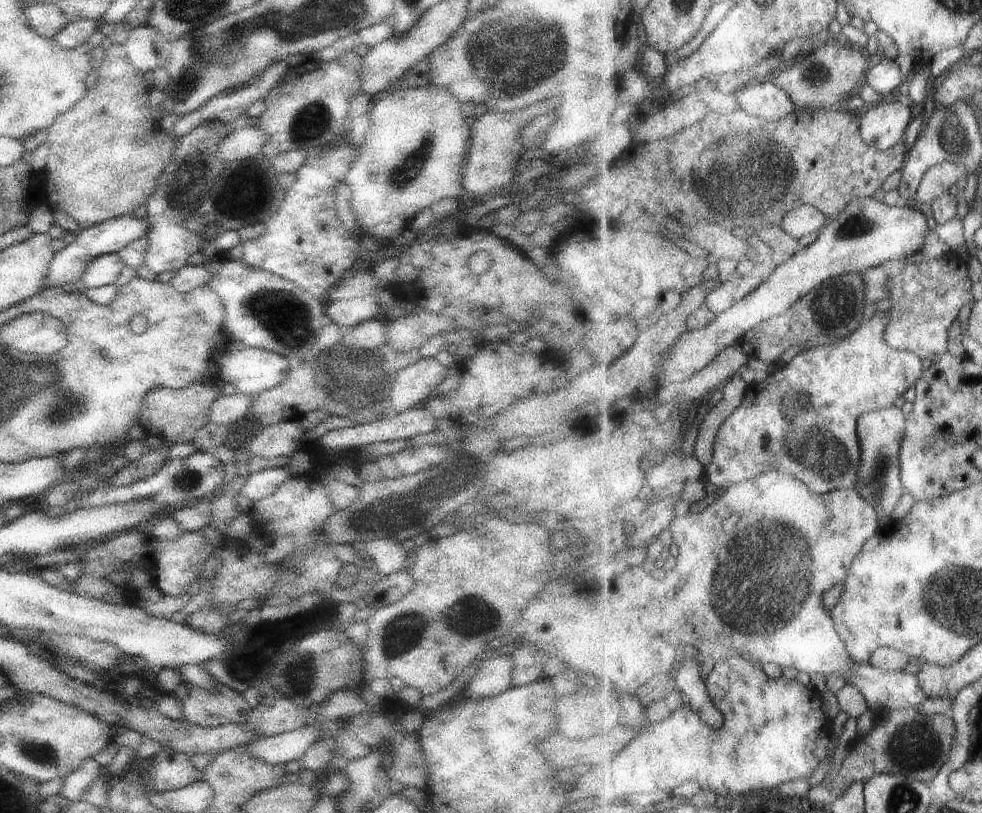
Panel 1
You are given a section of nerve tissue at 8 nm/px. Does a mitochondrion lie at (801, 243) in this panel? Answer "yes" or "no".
no

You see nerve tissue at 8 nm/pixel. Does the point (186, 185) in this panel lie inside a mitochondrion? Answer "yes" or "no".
yes

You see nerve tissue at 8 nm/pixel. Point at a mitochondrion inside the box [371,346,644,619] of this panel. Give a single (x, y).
(442, 484)

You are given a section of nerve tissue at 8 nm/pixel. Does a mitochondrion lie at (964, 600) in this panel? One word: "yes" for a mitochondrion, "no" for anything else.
yes

